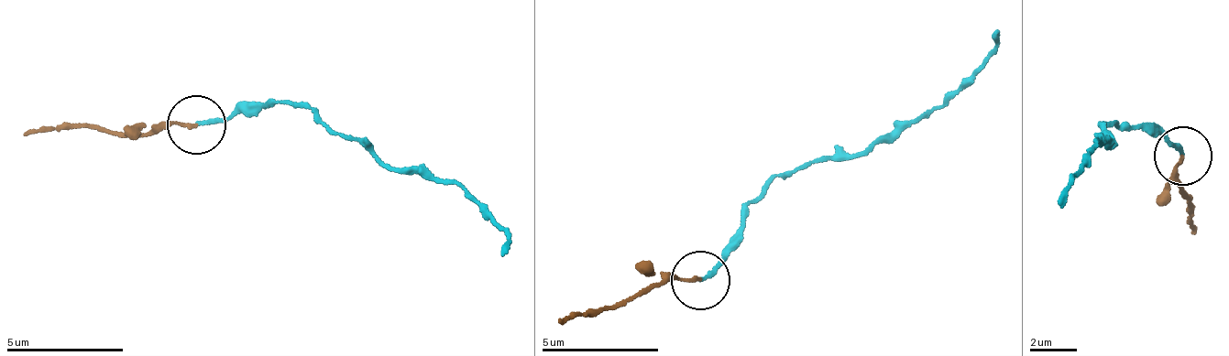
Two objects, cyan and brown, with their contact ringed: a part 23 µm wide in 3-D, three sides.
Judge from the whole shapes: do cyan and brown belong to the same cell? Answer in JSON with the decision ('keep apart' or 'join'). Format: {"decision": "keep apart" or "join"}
{"decision": "keep apart"}

